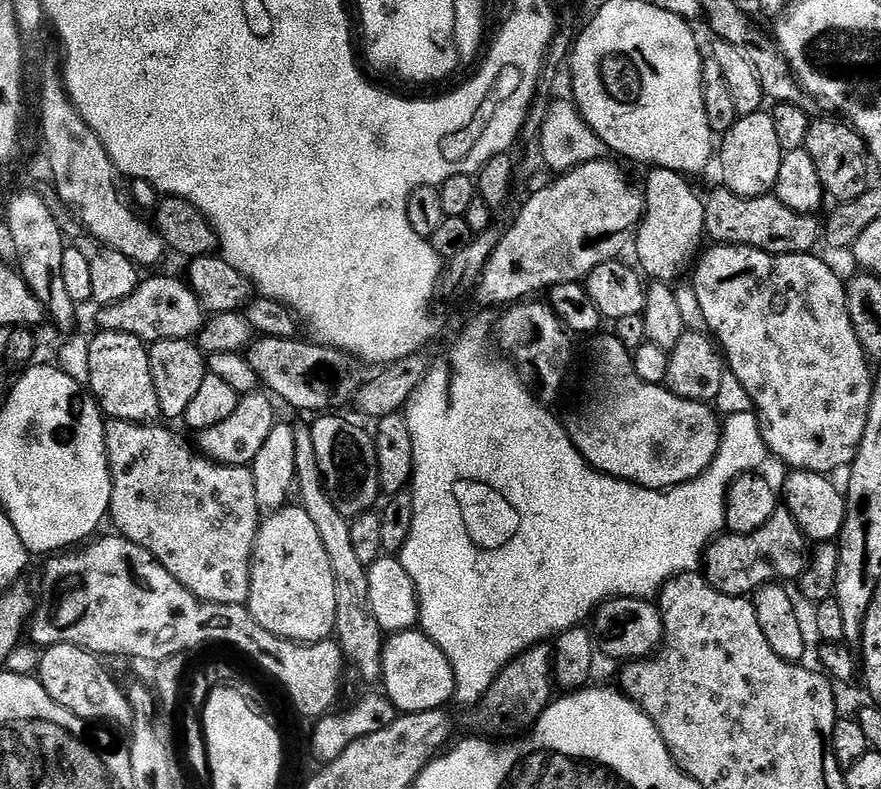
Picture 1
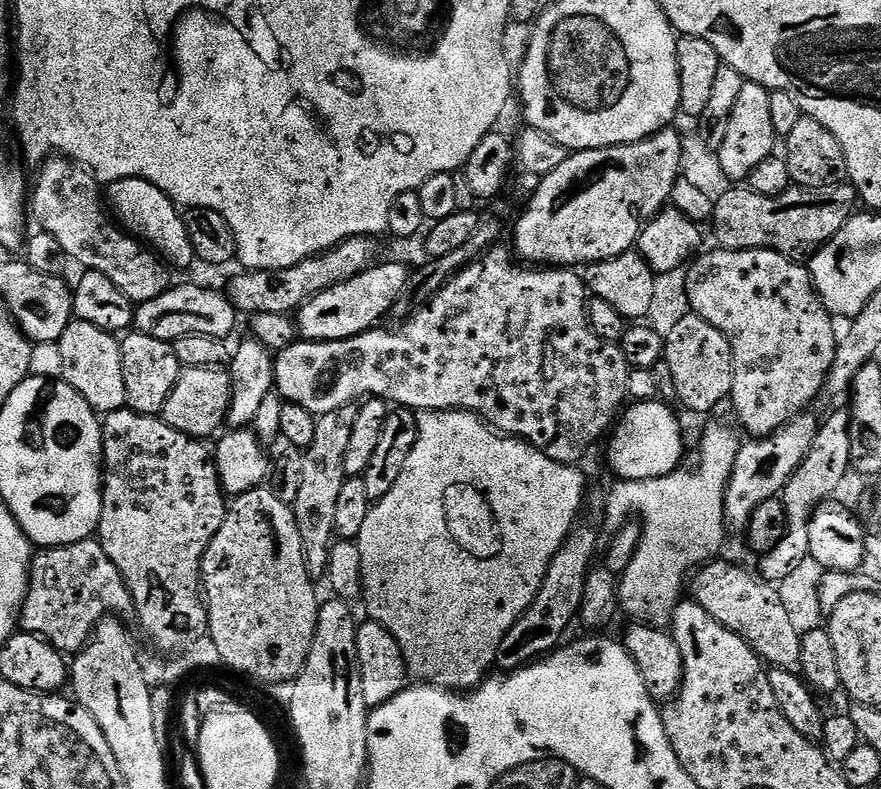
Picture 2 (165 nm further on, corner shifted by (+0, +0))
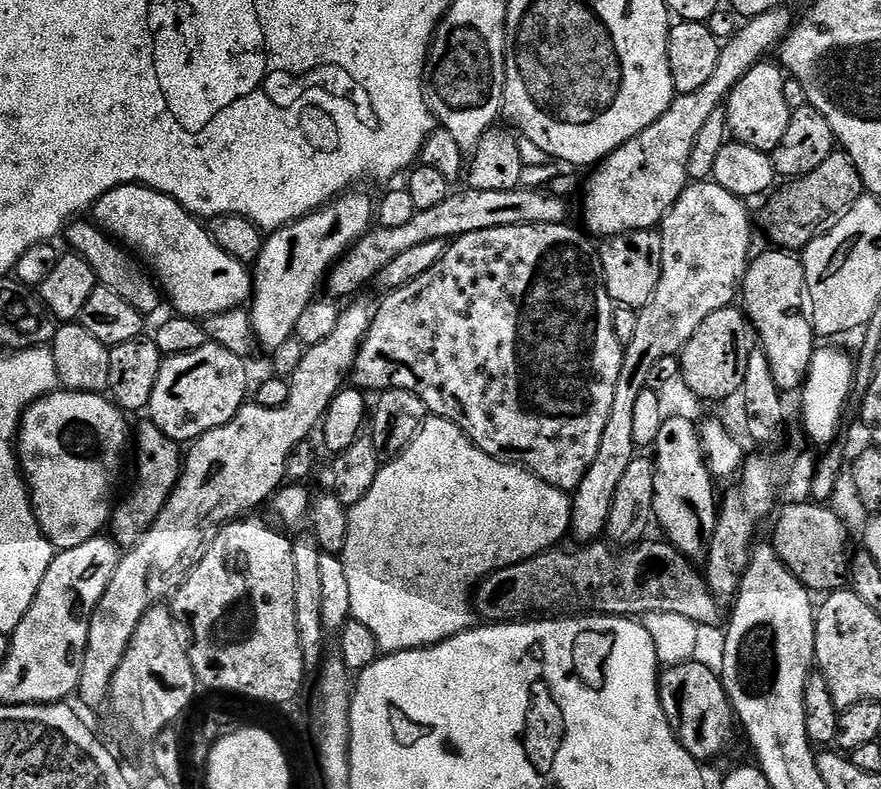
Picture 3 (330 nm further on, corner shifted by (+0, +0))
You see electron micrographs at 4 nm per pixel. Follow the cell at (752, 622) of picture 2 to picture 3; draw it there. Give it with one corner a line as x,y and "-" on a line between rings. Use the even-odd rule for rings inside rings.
608,542
575,546
569,552
544,550
520,564
498,569
484,578
474,592
475,611
479,615
481,612
485,616
483,619
488,622
516,622
531,617
533,613
568,614
571,608
584,608
580,610
588,614
629,618
643,618
650,612
673,612
701,626
718,623
722,604
708,588
701,569
668,542
648,543
641,543
631,550
617,550

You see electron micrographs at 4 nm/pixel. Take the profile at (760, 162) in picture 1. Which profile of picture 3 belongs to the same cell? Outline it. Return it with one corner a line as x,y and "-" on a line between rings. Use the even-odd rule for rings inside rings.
779,63
755,64
732,88
726,101
728,130
733,141
753,147
754,150
772,153
782,142
786,126
790,126
792,109
786,102
786,73

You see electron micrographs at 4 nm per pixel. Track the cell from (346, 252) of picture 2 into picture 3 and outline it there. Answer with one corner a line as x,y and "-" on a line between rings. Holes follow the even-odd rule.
465,187
464,192
453,191
446,202
438,202
431,210
416,212
410,222
393,228
373,227
356,244
353,244
335,264
326,277
327,295
340,302
343,296
352,296
359,288
375,281
394,258
413,246
423,246
425,242
443,240
451,242
460,236
474,234
478,230
495,228
531,228
562,224
569,219
568,208
559,196
550,196
540,188
519,187
510,190
478,190

